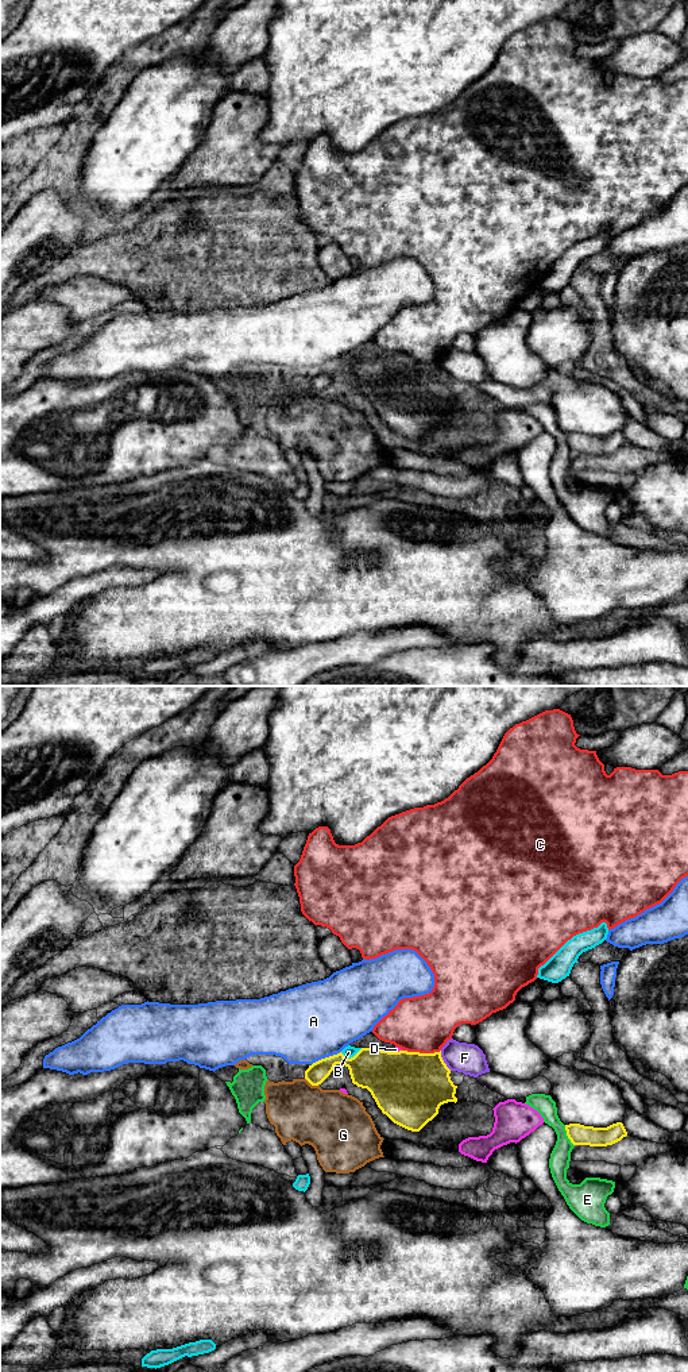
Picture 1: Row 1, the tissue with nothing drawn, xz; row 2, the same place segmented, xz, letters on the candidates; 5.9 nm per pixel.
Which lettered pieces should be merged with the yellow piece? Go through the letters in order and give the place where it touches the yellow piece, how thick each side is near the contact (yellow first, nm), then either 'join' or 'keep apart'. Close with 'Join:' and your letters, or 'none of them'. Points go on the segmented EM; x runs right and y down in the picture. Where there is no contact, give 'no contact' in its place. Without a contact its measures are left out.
A: contact xz (325, 1058); calibres 200 and 460 nm; keep apart
B: contact xz (351, 1058); calibres 280 and 70 nm; keep apart
C: contact xz (422, 1053); calibres 440 and 340 nm; keep apart
D: contact xz (394, 1052); calibres 440 and 30 nm; keep apart
E: contact xz (567, 1135); calibres 130 and 120 nm; keep apart
F: contact xz (443, 1060); calibres 420 and 180 nm; keep apart
G: contact xz (312, 1085); calibres 120 and 380 nm; keep apart
Join: none of them

